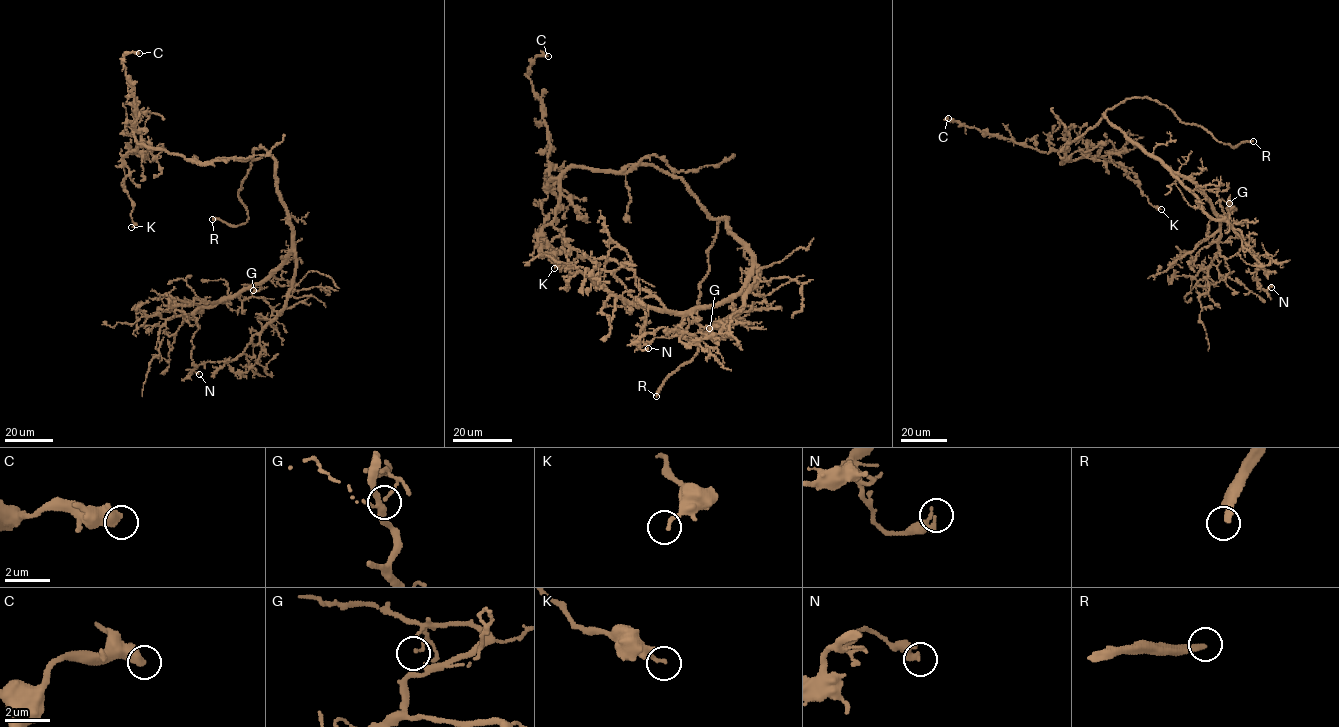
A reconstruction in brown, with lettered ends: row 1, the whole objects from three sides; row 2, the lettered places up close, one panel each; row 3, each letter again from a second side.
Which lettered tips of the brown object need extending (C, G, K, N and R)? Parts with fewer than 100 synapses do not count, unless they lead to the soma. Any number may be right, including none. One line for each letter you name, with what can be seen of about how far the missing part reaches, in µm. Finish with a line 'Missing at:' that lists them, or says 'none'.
R: Missing length about 20 µm
Missing at: R

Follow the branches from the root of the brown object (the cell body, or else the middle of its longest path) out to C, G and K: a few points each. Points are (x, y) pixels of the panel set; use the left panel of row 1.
C: (276, 176), (269, 155), (201, 163), (138, 143), (132, 86), (123, 64), (125, 54), (139, 53)
G: (276, 176), (291, 248), (268, 276), (245, 287), (240, 300), (260, 288), (253, 290)
K: (276, 176), (269, 155), (201, 163), (139, 145), (122, 159), (129, 170), (124, 188), (133, 205), (131, 227)

